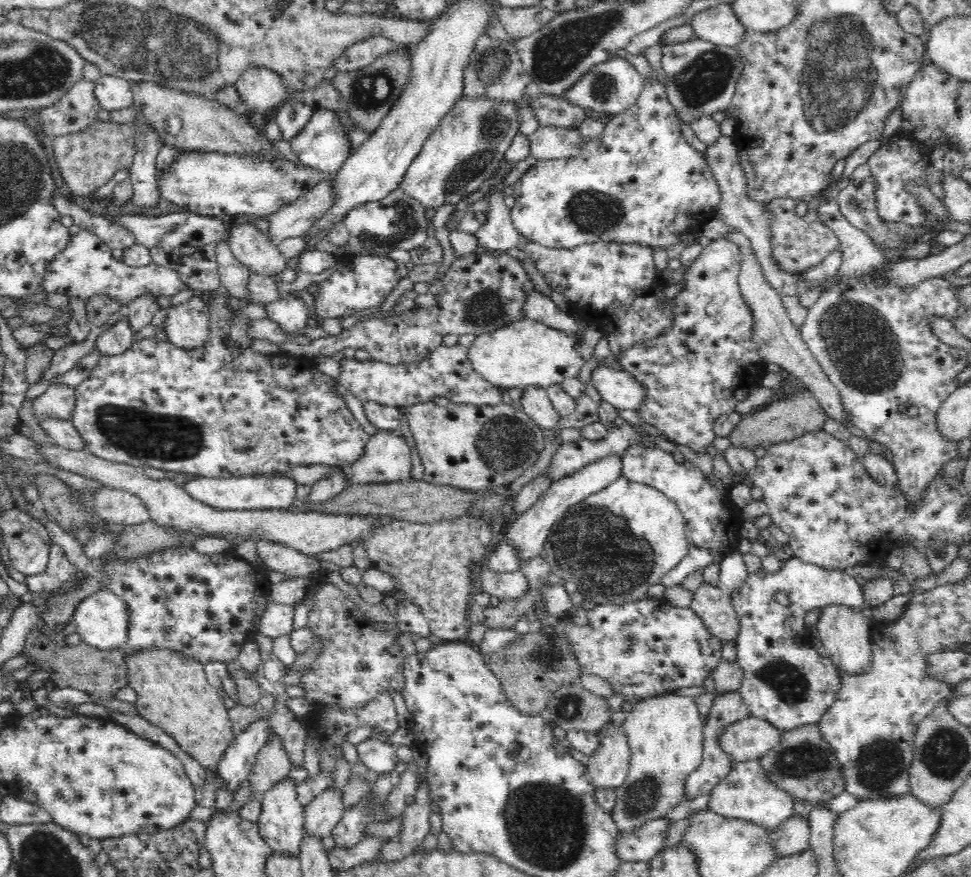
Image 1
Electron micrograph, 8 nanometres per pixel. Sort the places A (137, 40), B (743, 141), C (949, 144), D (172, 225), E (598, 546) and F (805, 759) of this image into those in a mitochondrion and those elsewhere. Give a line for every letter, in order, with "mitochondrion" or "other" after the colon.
A: mitochondrion
B: other
C: other
D: mitochondrion
E: mitochondrion
F: mitochondrion

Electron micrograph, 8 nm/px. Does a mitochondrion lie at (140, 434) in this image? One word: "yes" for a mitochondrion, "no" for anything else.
yes

